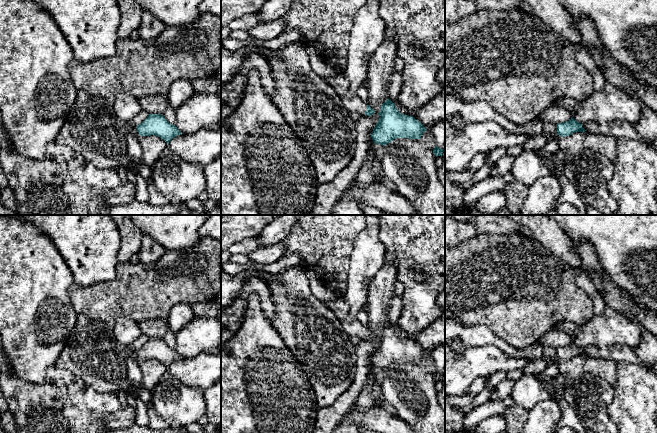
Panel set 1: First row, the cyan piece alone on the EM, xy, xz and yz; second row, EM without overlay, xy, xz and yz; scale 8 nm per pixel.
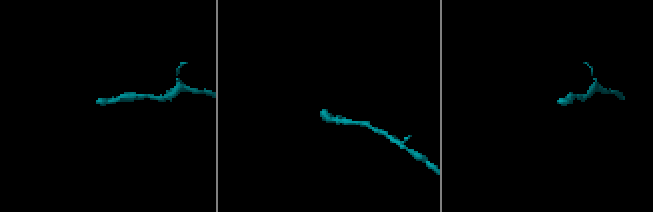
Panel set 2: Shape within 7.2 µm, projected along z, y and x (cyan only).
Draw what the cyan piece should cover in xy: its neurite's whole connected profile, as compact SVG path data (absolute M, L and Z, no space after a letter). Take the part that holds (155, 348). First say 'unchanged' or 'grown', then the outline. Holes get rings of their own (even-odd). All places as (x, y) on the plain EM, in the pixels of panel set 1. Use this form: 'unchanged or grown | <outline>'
grown | M149 338L139 349L133 349L130 353L136 363L141 360L155 359L163 363L167 368L177 359L182 358L179 353L170 348L161 338Z

